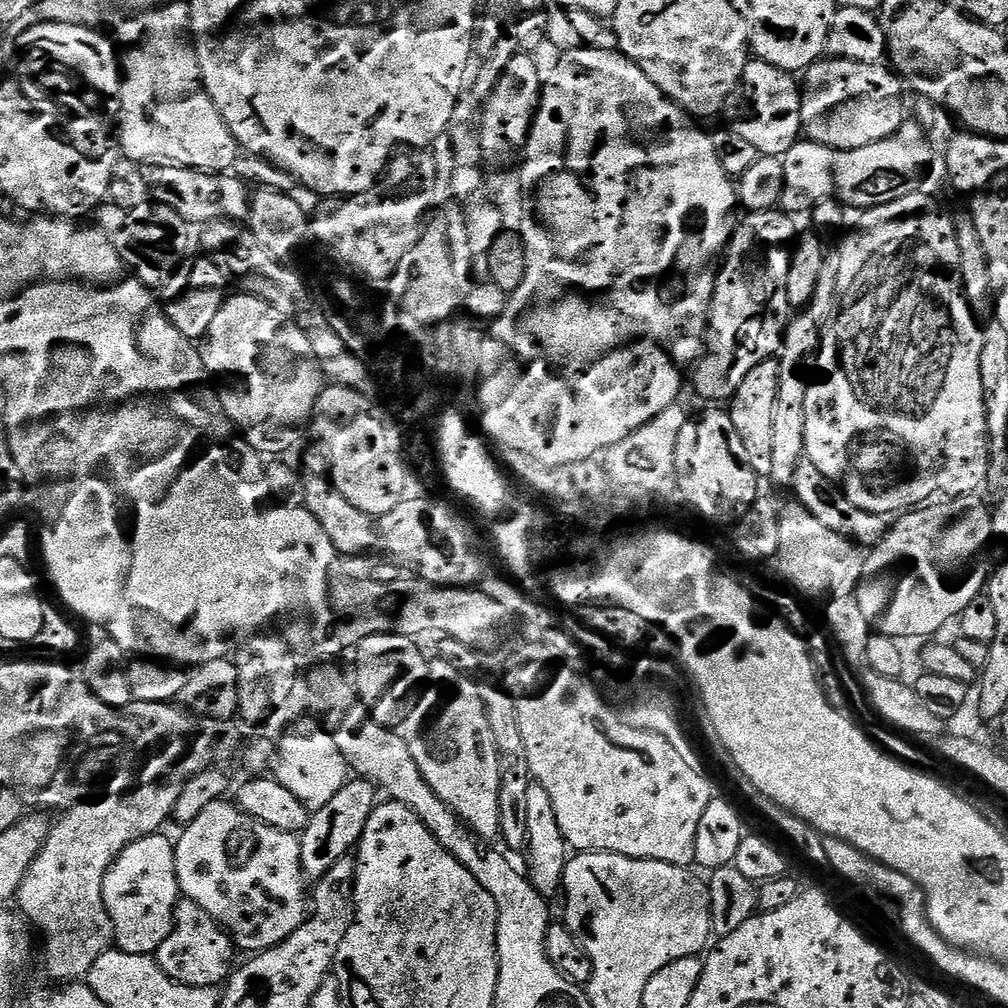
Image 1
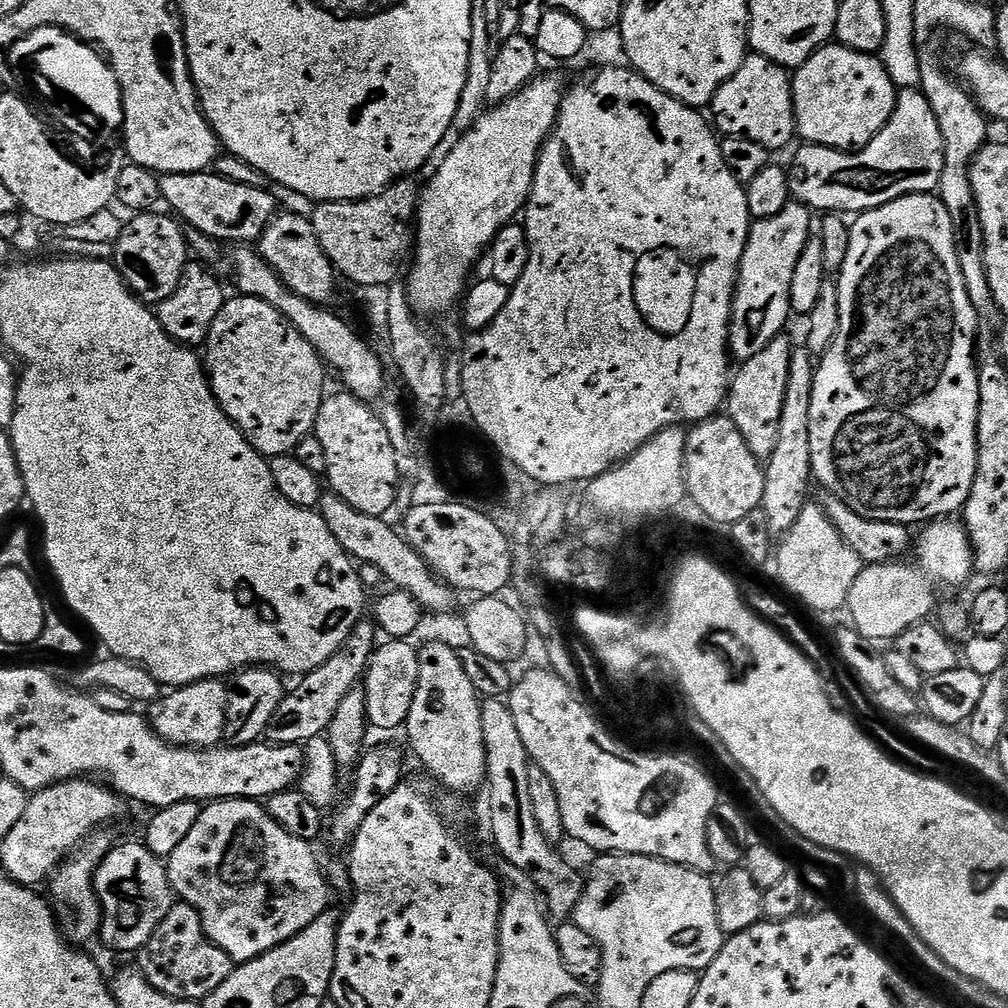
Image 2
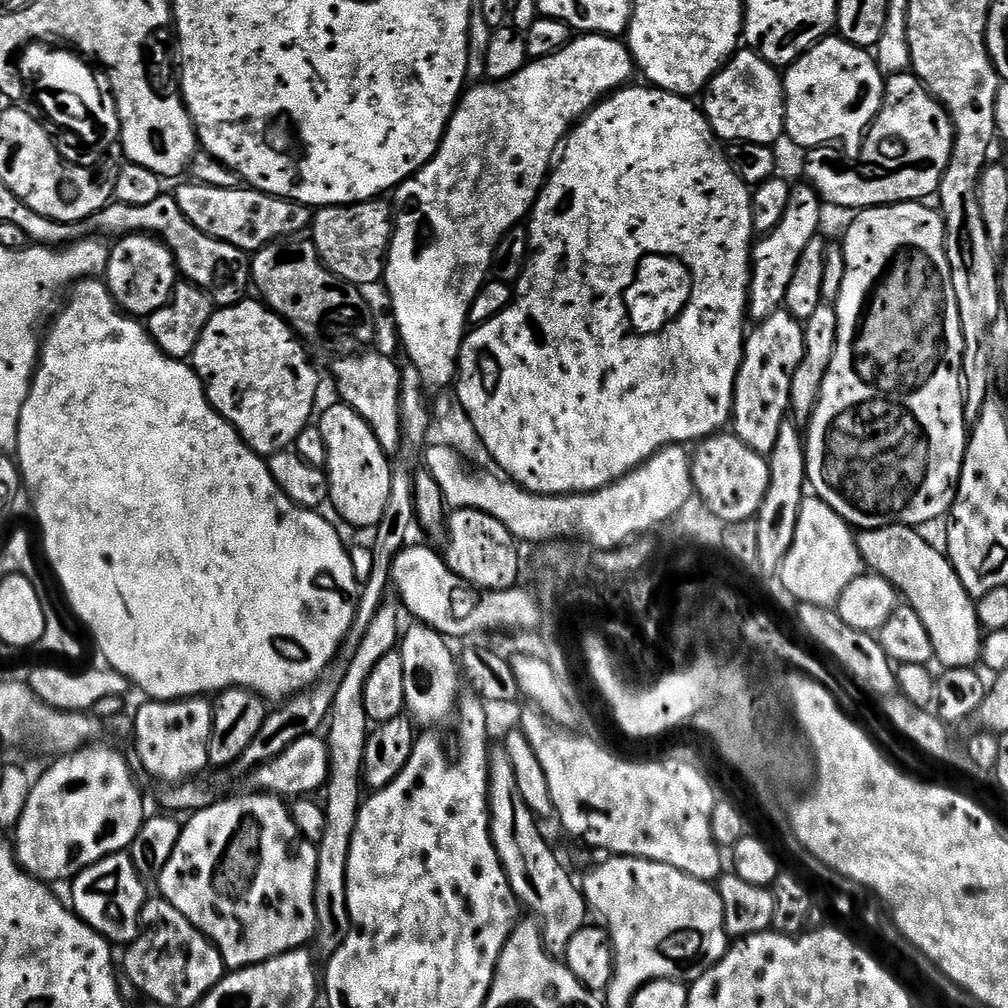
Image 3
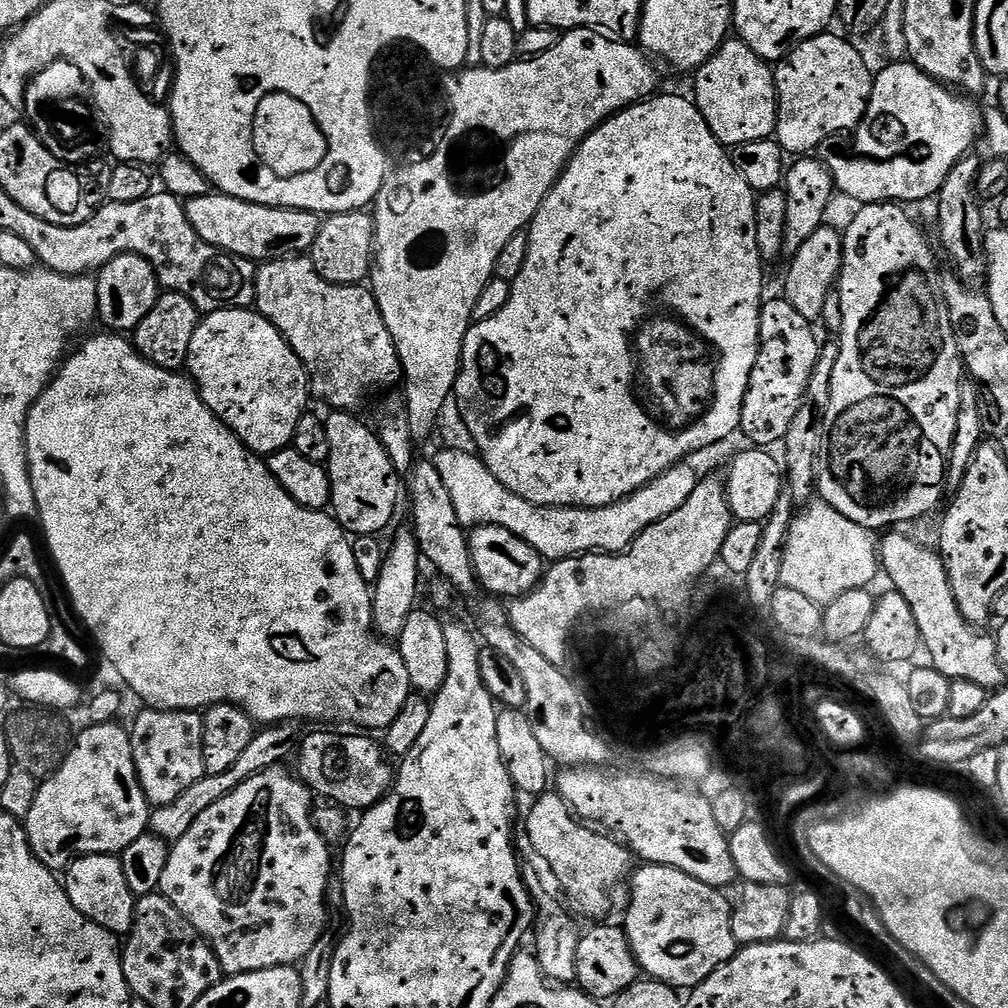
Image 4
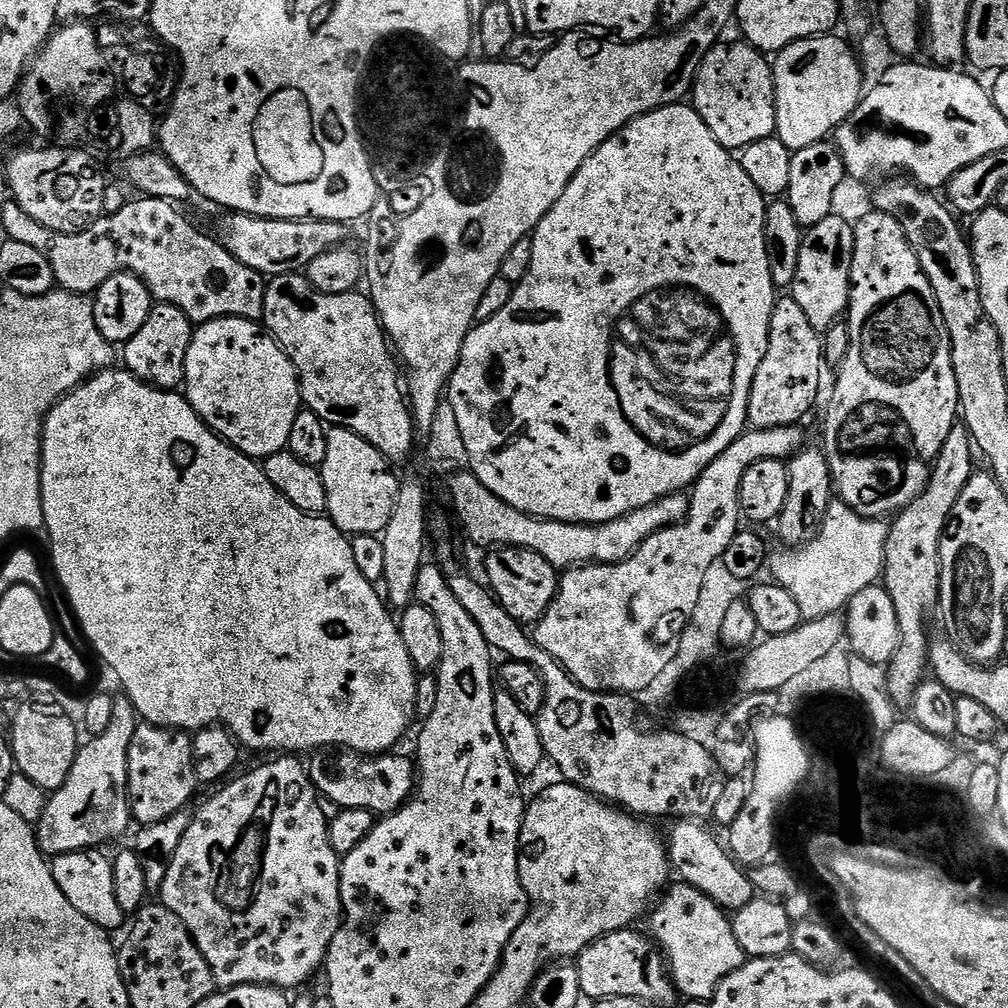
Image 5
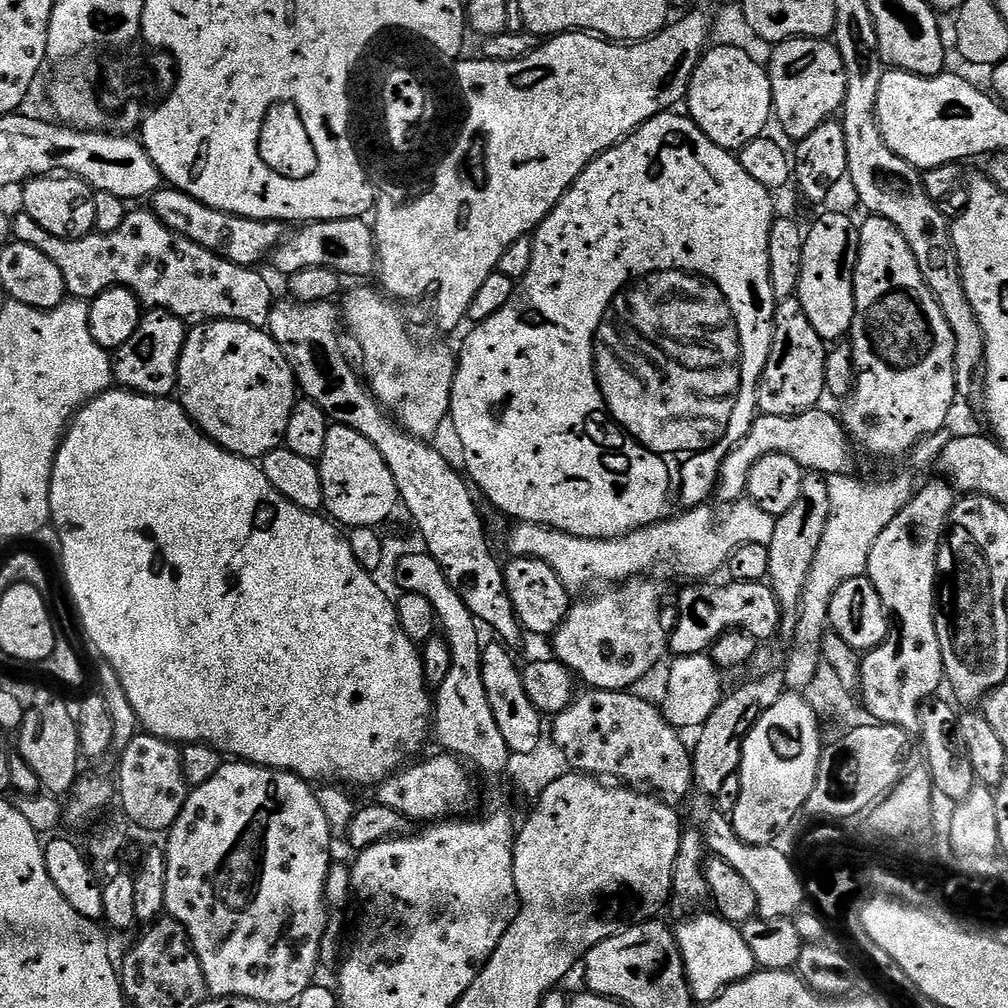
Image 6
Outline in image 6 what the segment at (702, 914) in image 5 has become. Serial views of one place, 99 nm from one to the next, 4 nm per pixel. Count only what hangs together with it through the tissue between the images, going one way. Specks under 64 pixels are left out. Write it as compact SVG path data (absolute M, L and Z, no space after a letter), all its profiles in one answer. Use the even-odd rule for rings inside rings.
M711 915L692 916L681 928L675 929L676 943L680 945L692 999L700 1006L707 1006L711 1000L717 1000L724 989L757 971L756 959L754 954L750 954L750 946L746 946L743 931L730 921L723 920L720 915Z

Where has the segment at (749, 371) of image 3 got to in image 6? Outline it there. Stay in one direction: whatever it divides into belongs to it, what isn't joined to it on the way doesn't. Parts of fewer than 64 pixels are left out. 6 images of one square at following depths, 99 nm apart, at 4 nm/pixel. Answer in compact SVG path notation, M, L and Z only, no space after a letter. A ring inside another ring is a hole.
M796 296L777 303L774 326L774 342L756 389L756 407L765 416L797 416L800 412L817 407L821 403L820 399L825 399L826 341L816 333L814 326L810 326L810 318L806 318L806 310L802 310L802 302Z

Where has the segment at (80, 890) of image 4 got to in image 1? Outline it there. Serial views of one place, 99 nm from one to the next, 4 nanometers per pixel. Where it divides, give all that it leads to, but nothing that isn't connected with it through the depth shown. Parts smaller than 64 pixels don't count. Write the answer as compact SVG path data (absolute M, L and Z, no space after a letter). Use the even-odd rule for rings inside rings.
M164 834L147 836L122 850L122 854L110 866L104 879L104 905L110 914L114 944L119 951L135 956L152 956L166 942L174 922L176 903L182 898L180 883L176 877L176 850L173 841Z

